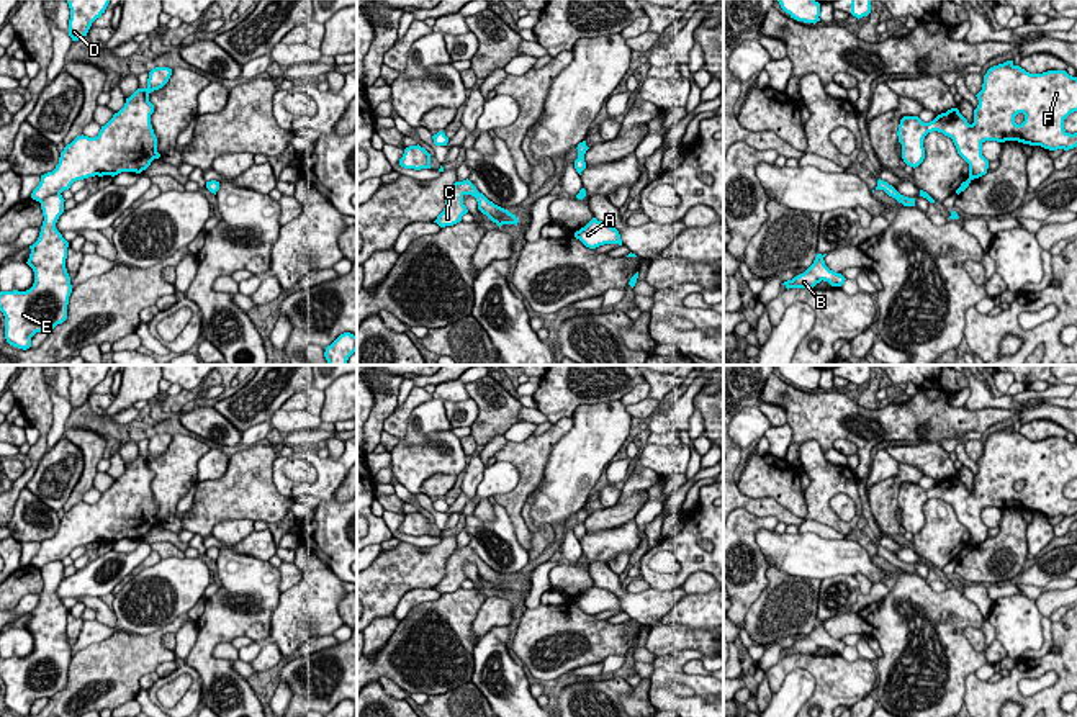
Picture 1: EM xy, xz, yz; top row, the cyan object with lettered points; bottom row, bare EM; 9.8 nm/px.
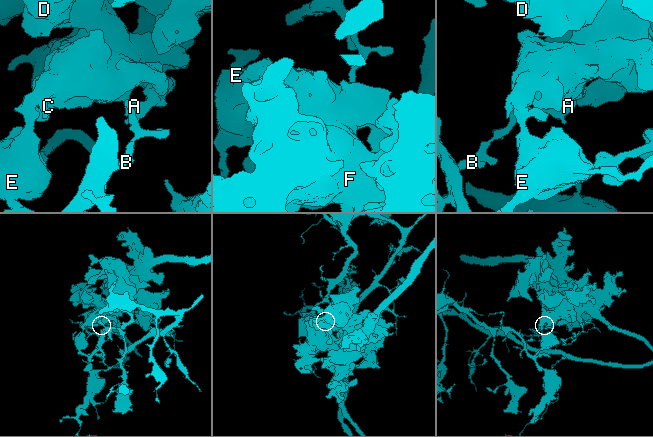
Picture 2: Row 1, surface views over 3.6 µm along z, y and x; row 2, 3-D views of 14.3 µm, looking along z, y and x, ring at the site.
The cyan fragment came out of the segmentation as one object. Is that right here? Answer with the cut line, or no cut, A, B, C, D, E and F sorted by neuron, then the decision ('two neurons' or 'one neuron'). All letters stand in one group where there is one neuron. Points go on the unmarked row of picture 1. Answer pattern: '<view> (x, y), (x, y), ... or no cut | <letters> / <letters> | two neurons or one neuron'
xy (59, 559), (40, 568) | A C D F / B E | two neurons

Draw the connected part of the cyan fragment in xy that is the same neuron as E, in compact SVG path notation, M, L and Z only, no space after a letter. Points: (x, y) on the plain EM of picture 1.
M61 560L41 568L43 593L38 607L29 612L28 632L34 638L34 650L26 658L0 658L0 678L5 683L5 706L18 715L29 715L31 704L51 697L67 686L67 671L72 660L65 635L69 609L56 596L64 579Z

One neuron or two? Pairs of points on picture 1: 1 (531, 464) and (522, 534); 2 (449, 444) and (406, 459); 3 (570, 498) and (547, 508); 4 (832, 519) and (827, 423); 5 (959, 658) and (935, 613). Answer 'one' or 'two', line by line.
1: one
2: one
3: one
4: two
5: one

